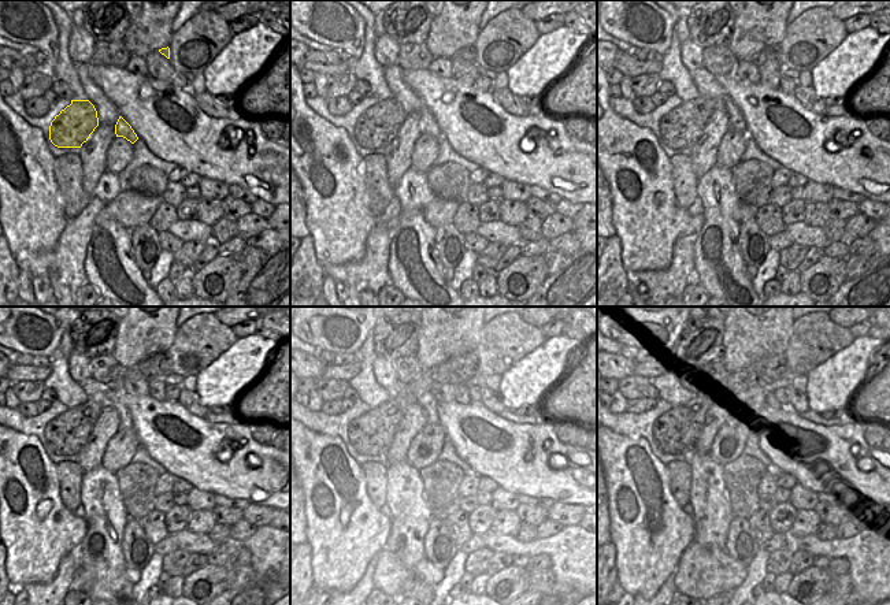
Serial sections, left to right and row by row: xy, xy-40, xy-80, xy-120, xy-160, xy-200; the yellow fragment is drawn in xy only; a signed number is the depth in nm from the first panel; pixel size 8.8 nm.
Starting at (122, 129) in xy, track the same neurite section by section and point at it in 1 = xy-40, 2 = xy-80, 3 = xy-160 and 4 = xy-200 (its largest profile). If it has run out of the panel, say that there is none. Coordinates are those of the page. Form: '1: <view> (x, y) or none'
1: xy-40 (427, 123)
2: xy-80 (681, 127)
3: xy-160 (371, 434)
4: xy-200 (677, 431)

